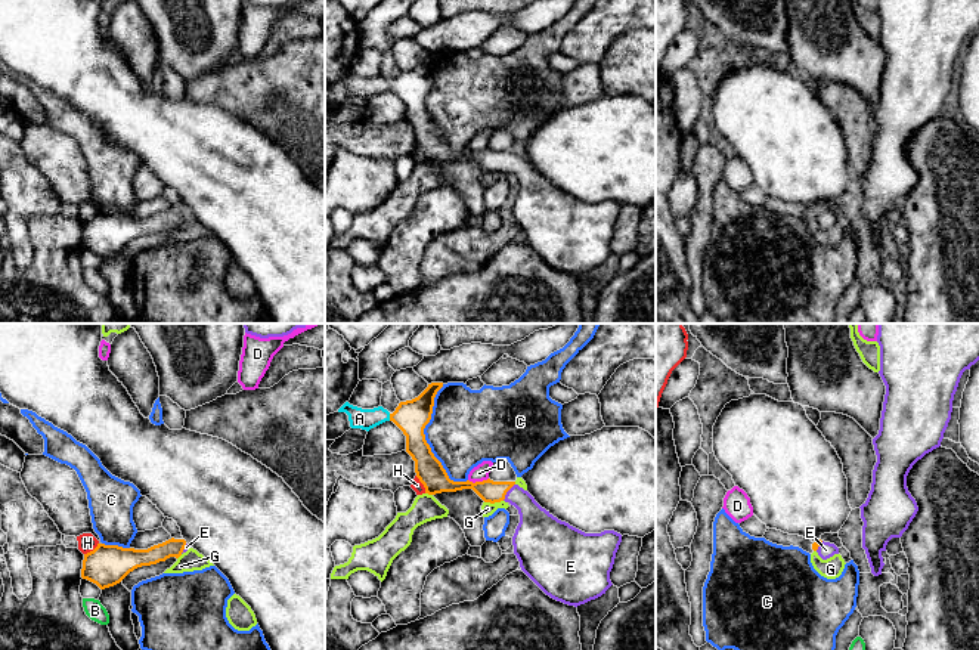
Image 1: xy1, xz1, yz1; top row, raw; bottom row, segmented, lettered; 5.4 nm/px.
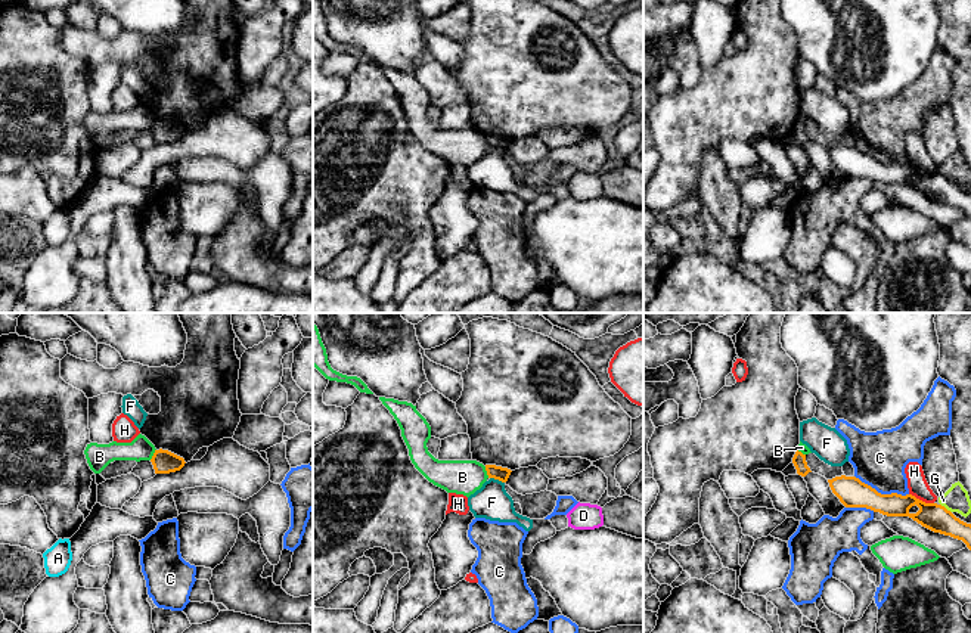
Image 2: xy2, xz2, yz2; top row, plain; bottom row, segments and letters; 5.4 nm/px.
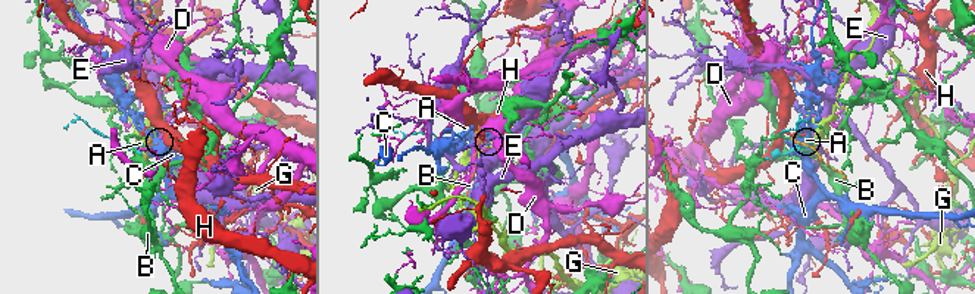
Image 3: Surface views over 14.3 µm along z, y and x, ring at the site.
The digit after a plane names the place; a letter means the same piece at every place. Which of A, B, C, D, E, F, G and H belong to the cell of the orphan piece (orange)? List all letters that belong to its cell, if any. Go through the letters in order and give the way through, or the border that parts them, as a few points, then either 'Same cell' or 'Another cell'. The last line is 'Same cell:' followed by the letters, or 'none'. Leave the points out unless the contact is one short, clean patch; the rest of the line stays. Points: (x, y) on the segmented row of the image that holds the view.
A: Path across: xz1 (411, 417), (390, 417), (359, 418). Same cell
B: Boundary: xz2 (484, 467), (489, 477). Another cell
C: Another cell
D: Boundary: xz1 (488, 477), (479, 482), (468, 480). Another cell
E: Path across: xz1 (489, 491), (507, 491), (532, 514), (536, 526). Same cell
F: Boundary: xz2 (490, 477), (503, 483). Another cell
G: Another cell
H: Boundary: yz2 (909, 493), (933, 503). Another cell
Same cell: A, E

